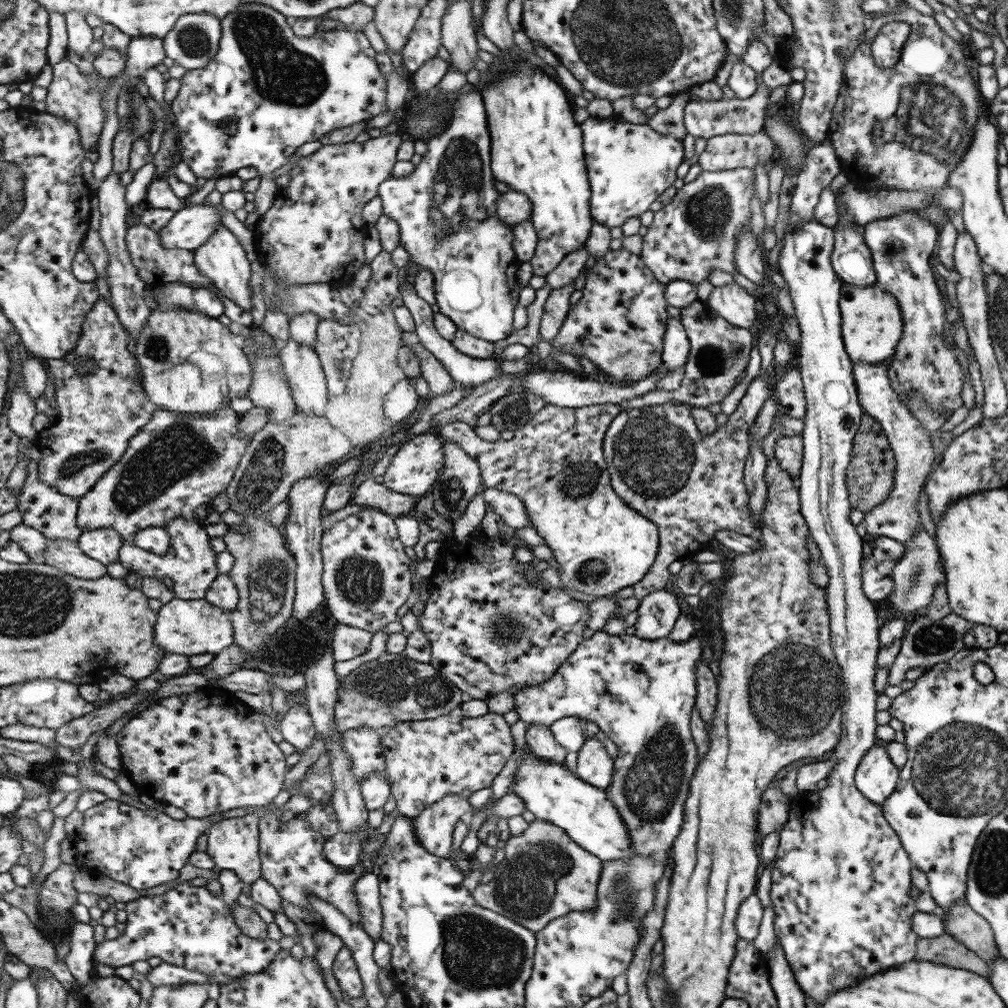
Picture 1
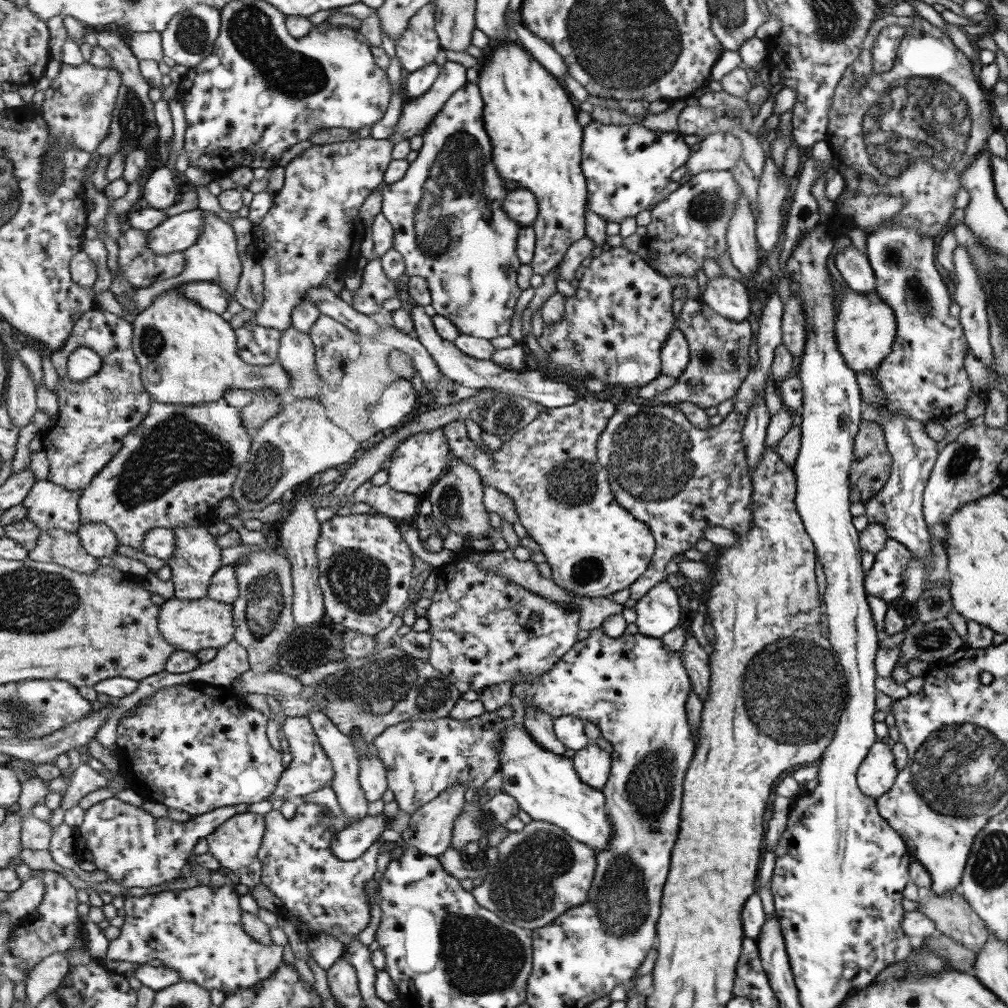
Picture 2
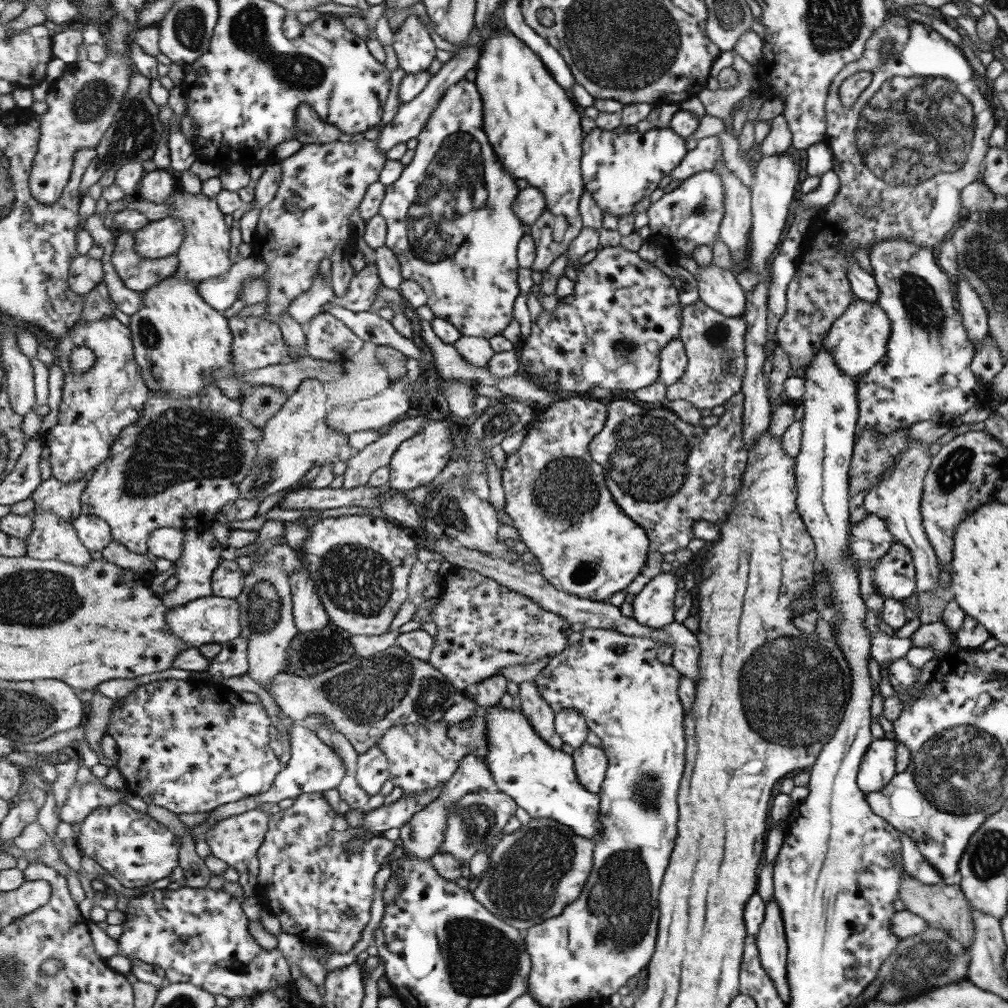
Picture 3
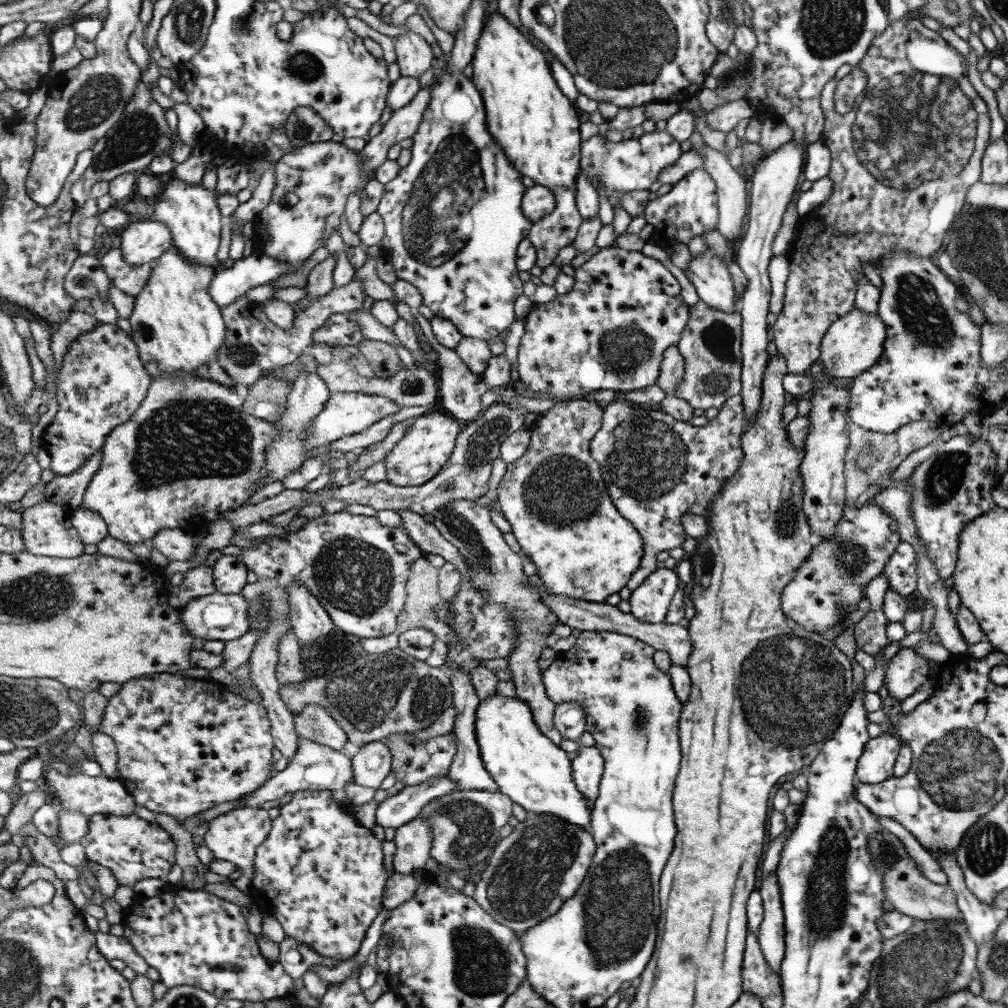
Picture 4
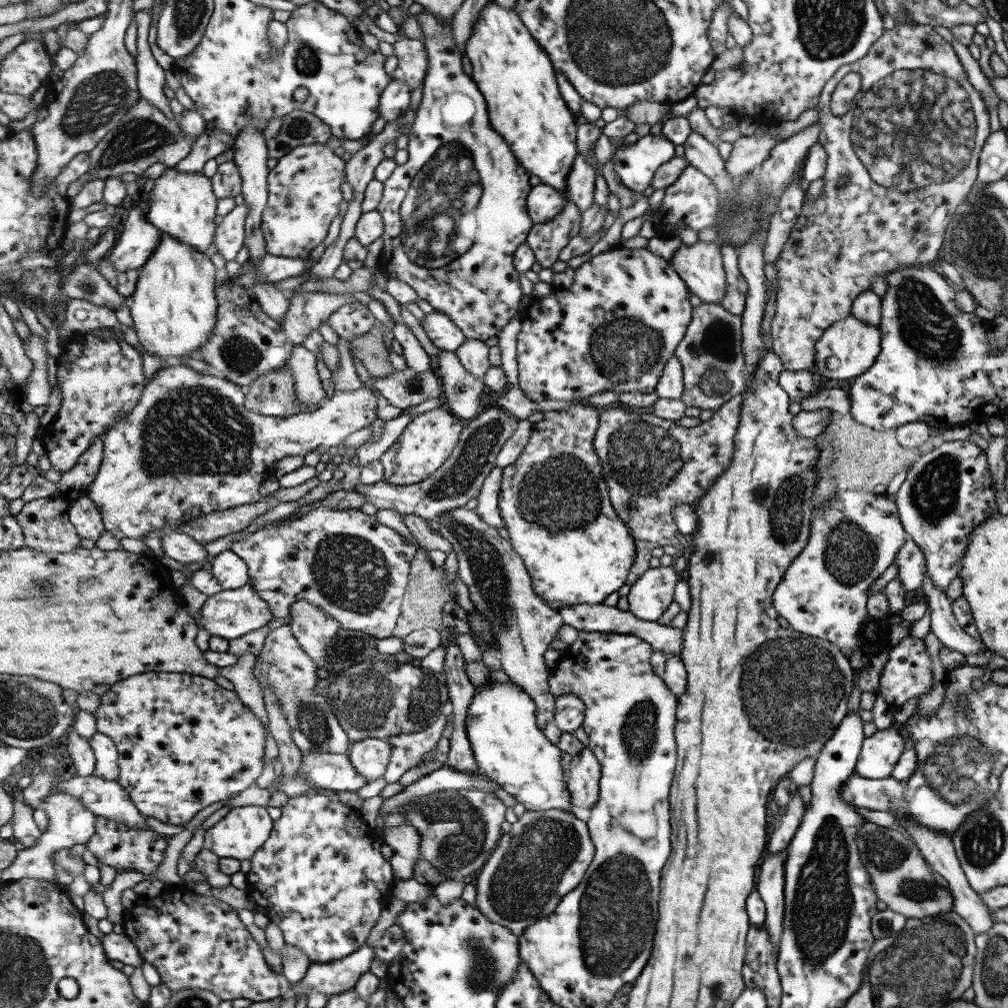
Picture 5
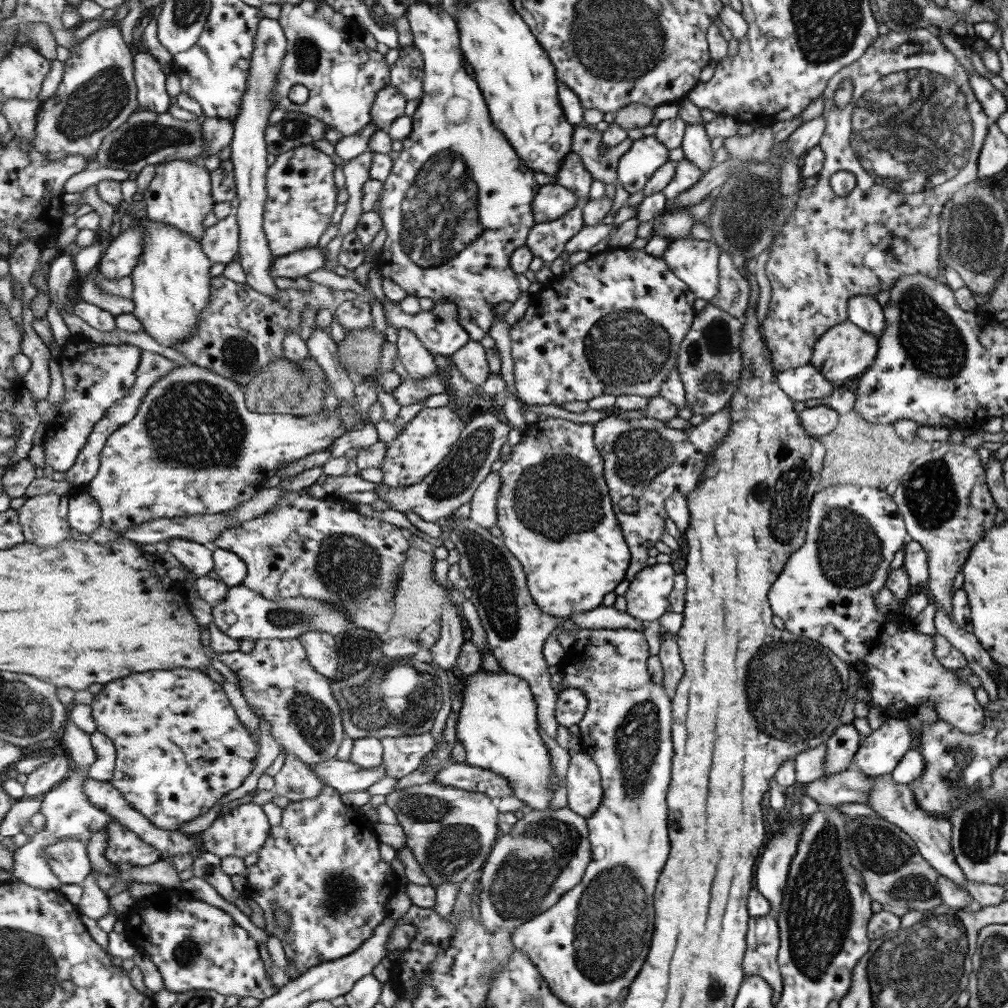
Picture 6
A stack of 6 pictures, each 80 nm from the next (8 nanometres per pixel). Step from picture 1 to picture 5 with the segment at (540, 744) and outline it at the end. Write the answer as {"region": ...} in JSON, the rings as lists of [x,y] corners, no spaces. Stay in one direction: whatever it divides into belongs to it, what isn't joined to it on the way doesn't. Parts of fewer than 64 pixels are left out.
{"region":[[[461,507],[438,519],[441,534],[453,544],[454,552],[459,558],[458,573],[469,590],[471,601],[478,608],[479,613],[485,615],[485,619],[491,623],[491,631],[498,644],[497,652],[503,670],[511,680],[522,686],[536,700],[538,725],[551,742],[559,742],[562,730],[556,721],[556,696],[550,689],[549,681],[552,672],[546,663],[546,650],[564,625],[561,614],[535,592],[528,568],[521,556],[513,549],[510,540],[499,536],[497,529],[483,521],[477,510]]]}

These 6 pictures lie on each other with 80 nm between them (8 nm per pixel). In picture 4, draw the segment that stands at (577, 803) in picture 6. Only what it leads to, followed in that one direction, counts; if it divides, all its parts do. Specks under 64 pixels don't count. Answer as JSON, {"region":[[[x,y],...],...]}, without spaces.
{"region":[[[579,744],[573,759],[573,774],[580,791],[591,801],[596,801],[605,772],[605,758],[595,746]]]}

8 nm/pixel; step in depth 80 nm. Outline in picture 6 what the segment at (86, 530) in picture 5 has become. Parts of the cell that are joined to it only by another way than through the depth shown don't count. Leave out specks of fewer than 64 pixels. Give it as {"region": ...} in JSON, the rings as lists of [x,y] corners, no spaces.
{"region":[[[86,489],[77,495],[70,495],[69,523],[75,531],[85,535],[97,530],[102,526],[102,510],[97,502]]]}

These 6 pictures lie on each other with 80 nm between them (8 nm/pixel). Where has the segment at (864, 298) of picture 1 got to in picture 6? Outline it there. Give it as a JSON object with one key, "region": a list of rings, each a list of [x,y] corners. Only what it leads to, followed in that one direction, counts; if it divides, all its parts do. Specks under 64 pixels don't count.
{"region":[[[846,320],[820,334],[813,345],[813,352],[808,363],[816,368],[825,377],[825,380],[838,385],[842,380],[859,376],[870,368],[878,349],[876,342],[877,338],[872,334],[867,334]]]}

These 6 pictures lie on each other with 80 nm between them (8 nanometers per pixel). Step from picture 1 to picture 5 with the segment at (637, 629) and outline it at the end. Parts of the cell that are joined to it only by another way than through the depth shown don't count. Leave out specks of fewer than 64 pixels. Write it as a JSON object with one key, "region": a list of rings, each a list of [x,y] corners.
{"region":[[[669,566],[647,569],[627,595],[629,611],[640,620],[655,622],[671,604],[677,574]]]}

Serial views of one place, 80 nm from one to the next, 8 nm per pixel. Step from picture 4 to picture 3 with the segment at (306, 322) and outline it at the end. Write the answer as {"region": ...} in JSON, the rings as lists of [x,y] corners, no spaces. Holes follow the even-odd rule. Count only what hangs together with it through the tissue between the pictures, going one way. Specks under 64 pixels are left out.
{"region":[[[373,263],[355,273],[344,297],[334,297],[332,304],[340,304],[353,311],[371,310],[371,306],[377,300],[377,291],[380,287],[384,286],[381,284],[377,266]],[[264,315],[232,316],[228,319],[234,336],[232,357],[238,370],[249,372],[289,360],[288,356],[292,354],[292,350],[285,344],[284,335],[277,323],[266,319]]]}

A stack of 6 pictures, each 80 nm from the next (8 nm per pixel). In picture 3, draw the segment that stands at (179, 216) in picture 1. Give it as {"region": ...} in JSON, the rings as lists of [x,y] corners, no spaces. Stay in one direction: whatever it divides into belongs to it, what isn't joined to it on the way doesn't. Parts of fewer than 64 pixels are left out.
{"region":[[[173,216],[151,221],[143,228],[132,231],[136,251],[143,258],[155,259],[177,254],[185,233],[184,220]]]}

